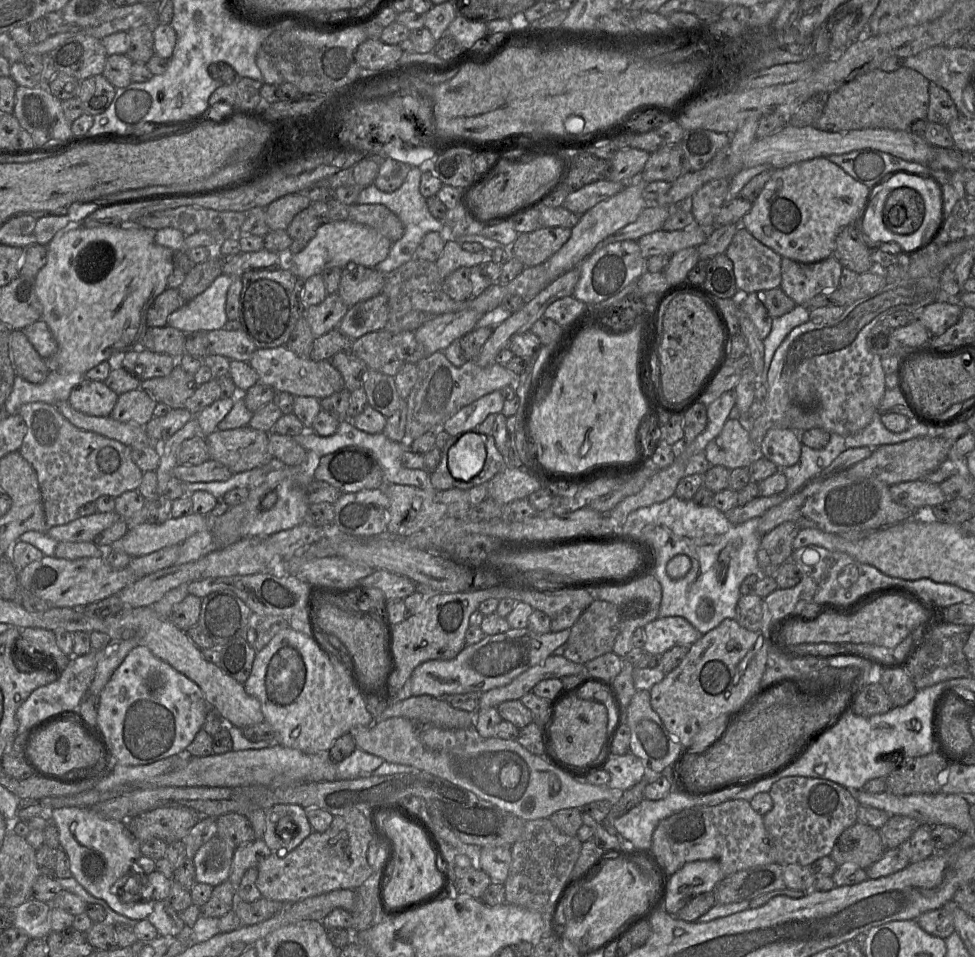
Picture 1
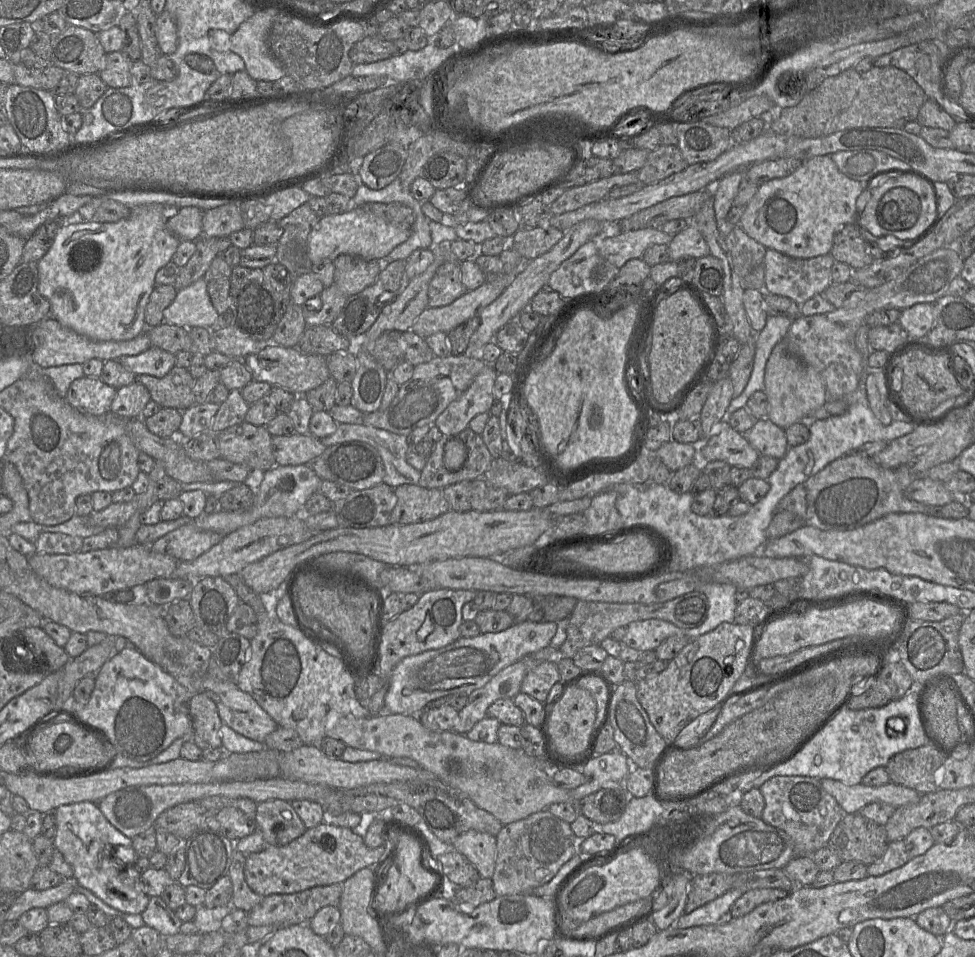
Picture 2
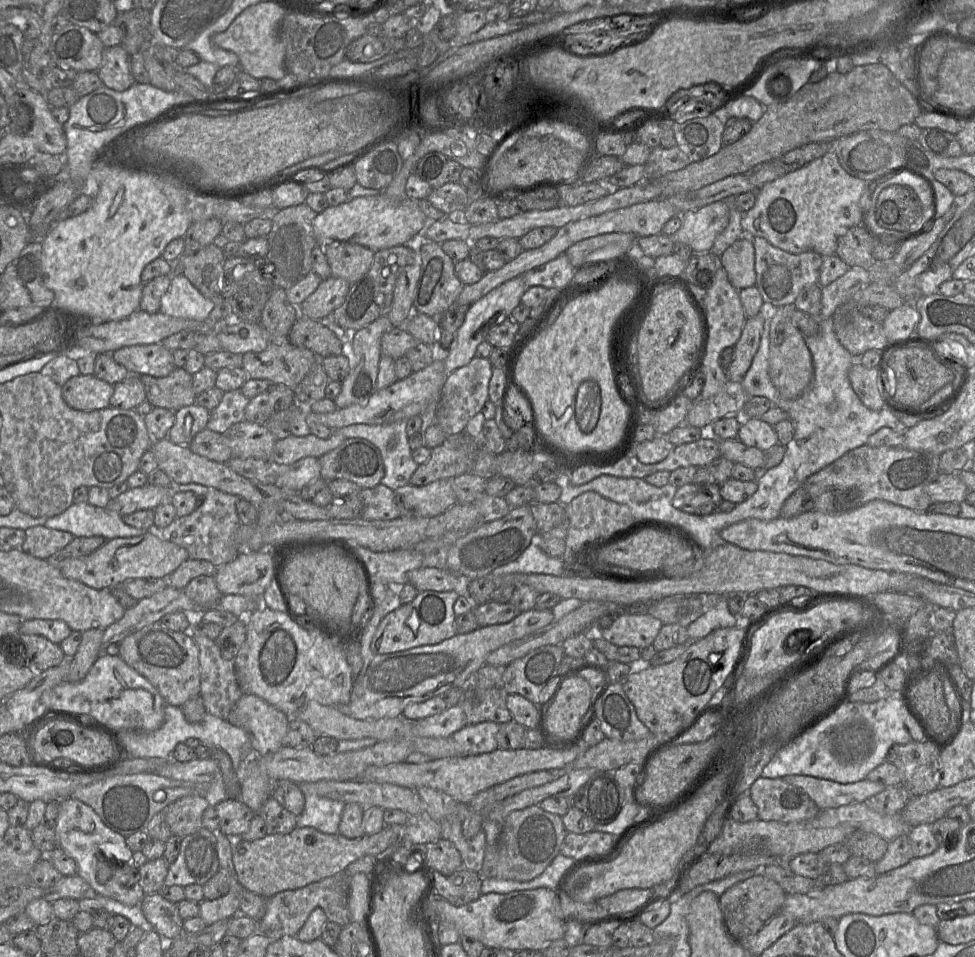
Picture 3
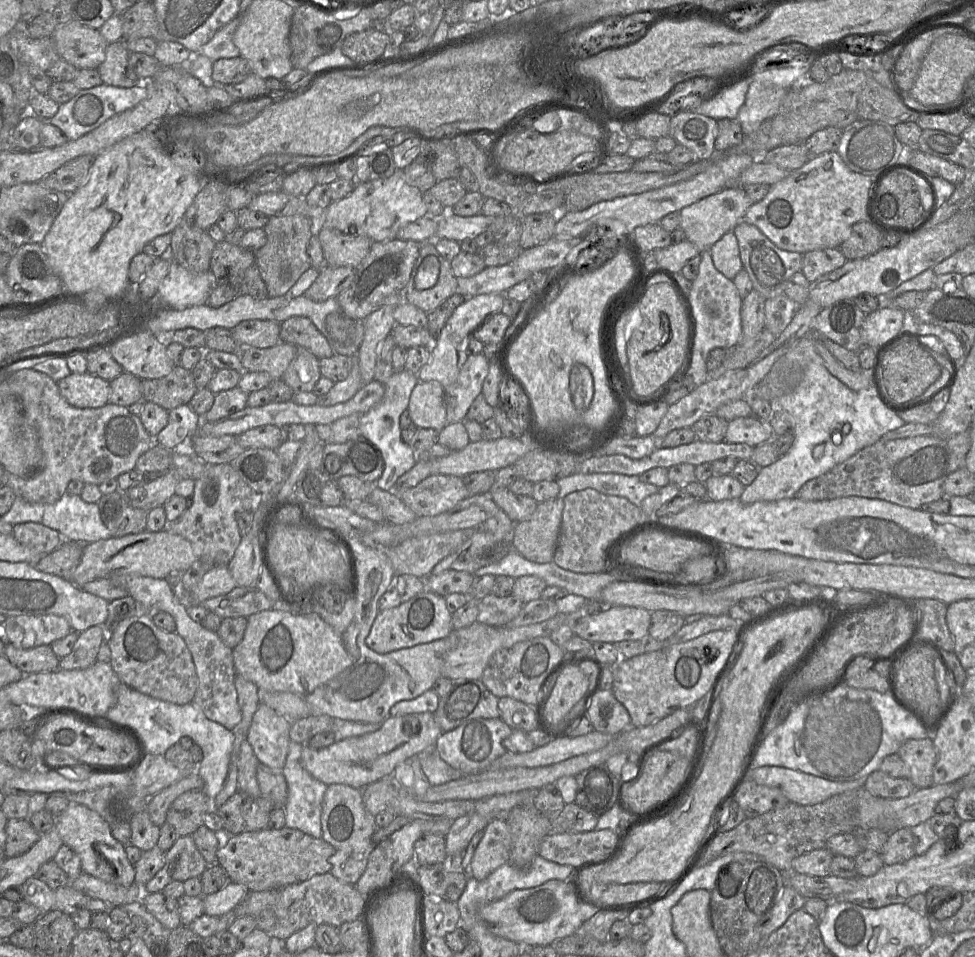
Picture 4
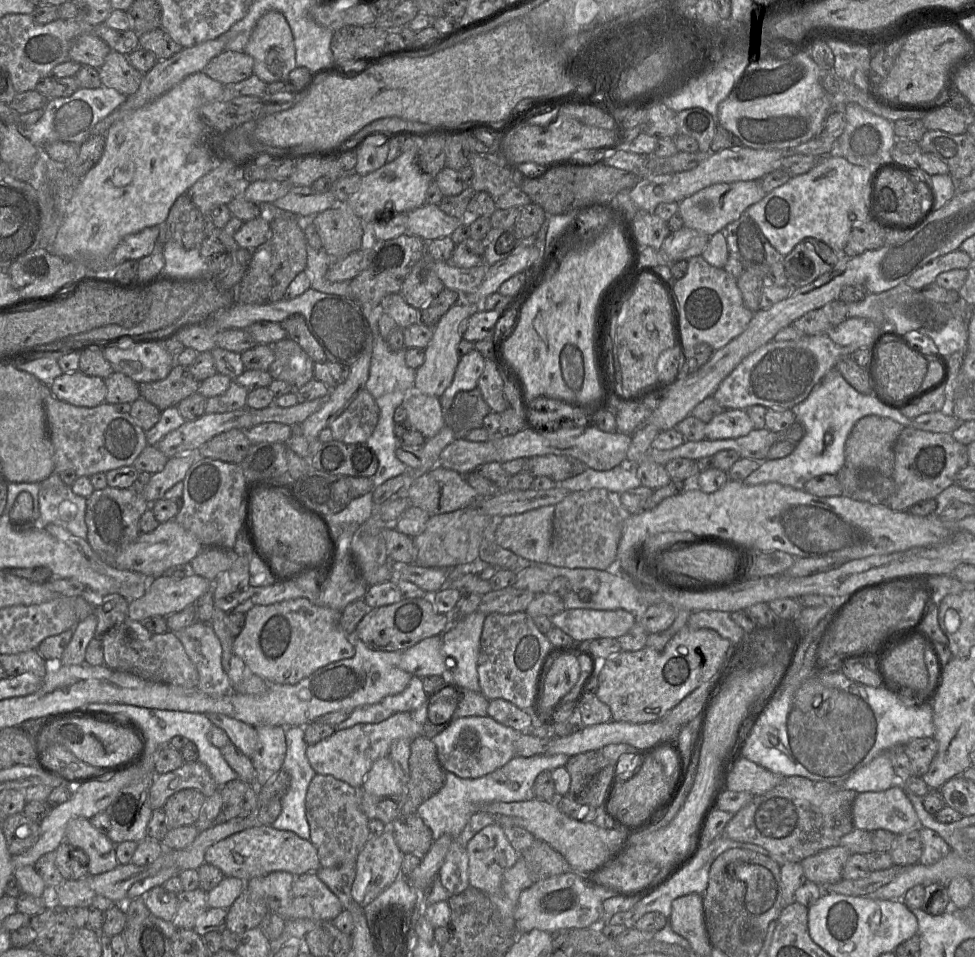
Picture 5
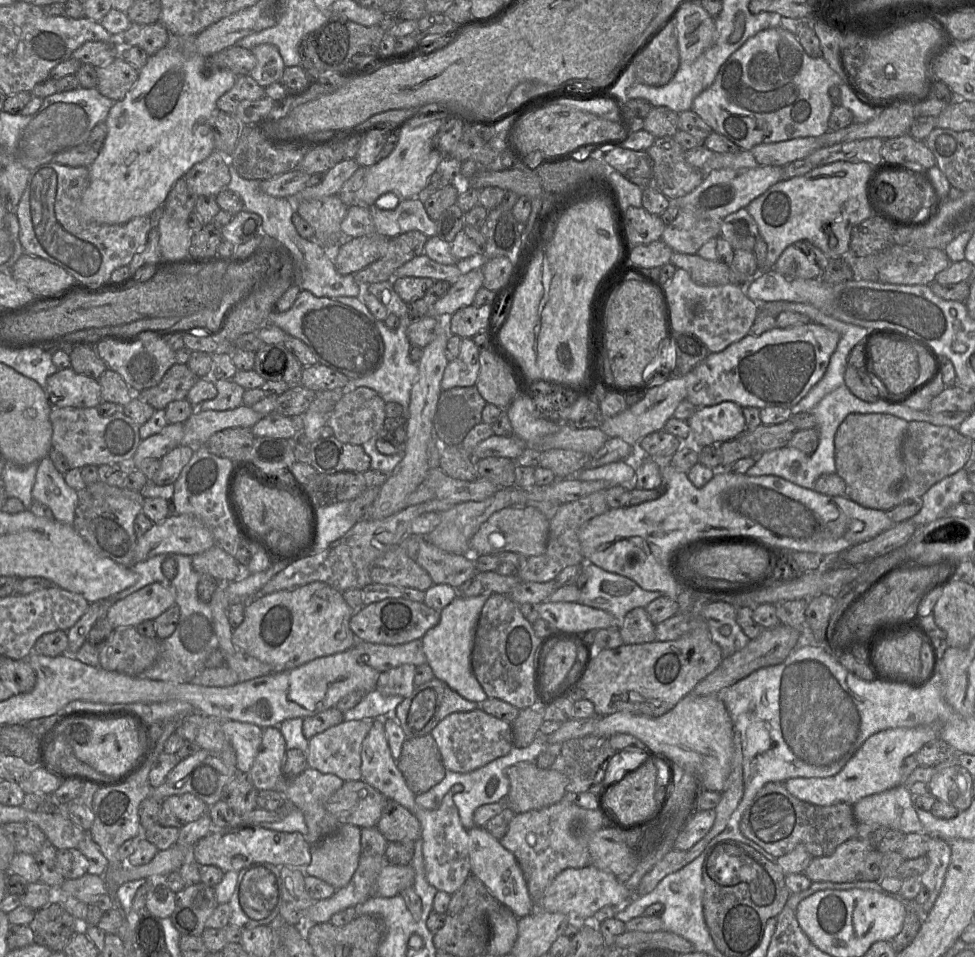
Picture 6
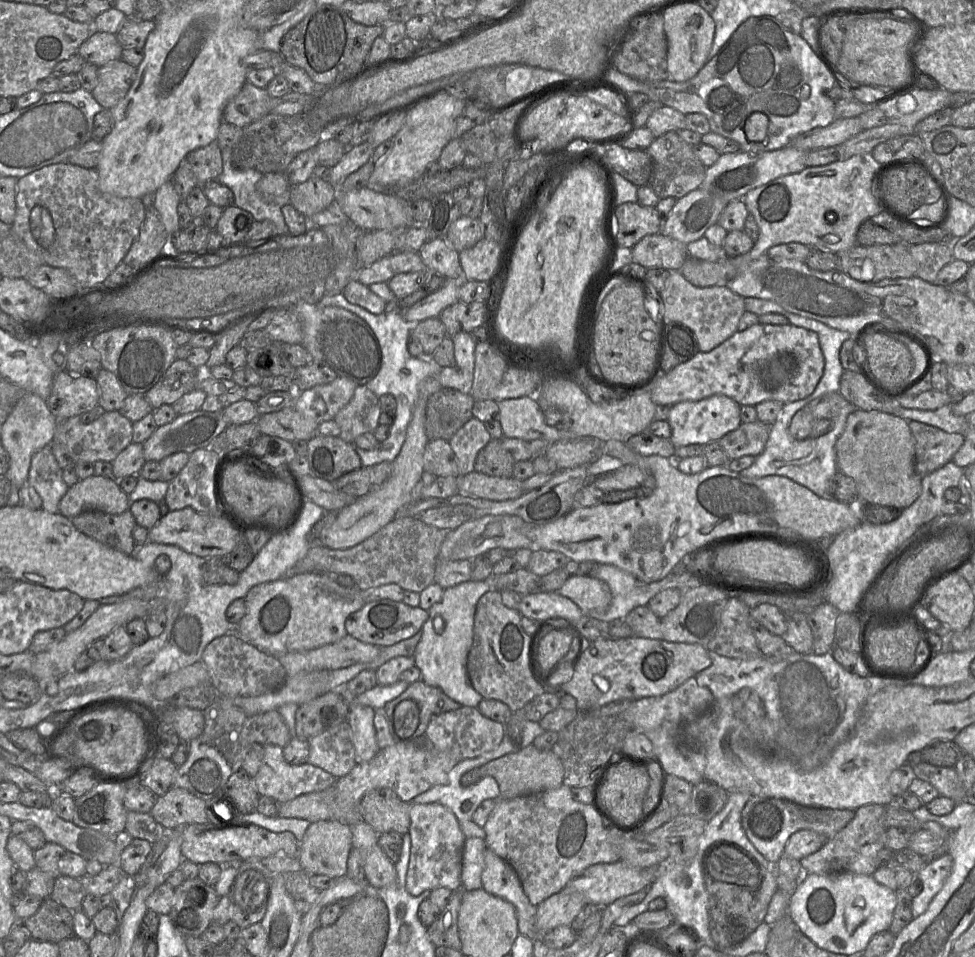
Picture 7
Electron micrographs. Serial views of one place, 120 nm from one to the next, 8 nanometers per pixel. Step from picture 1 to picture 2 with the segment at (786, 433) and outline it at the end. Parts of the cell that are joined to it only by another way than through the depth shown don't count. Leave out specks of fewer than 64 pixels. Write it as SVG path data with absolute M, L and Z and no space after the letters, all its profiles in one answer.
M767 418L755 420L753 427L744 435L760 455L780 460L789 448L785 429Z

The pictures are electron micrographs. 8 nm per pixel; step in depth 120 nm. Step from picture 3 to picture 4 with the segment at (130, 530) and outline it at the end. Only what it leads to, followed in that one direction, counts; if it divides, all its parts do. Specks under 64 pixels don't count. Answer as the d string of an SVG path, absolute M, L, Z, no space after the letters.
M68 492L55 503L44 504L44 514L41 523L56 530L63 537L64 541L88 544L112 537L111 532L101 519L98 504L85 502L79 495Z

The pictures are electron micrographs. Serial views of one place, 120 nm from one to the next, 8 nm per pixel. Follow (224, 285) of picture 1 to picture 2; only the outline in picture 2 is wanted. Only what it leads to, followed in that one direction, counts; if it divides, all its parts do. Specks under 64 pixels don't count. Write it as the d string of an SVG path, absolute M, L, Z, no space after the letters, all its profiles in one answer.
M203 278L177 291L174 301L163 311L165 323L186 329L193 327L211 329L218 315Z

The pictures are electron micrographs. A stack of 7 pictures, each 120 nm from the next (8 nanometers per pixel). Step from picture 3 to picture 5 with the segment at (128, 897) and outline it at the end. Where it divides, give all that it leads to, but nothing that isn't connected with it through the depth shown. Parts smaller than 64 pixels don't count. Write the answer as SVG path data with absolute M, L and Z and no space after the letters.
M75 818L67 824L65 841L86 854L89 876L111 871L119 864L115 855L116 845L87 818Z

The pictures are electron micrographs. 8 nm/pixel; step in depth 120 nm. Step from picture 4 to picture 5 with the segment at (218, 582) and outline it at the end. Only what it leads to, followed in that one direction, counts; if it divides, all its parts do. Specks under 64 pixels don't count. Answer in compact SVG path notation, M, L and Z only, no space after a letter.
M195 574L182 580L155 578L142 597L129 601L127 618L142 623L154 616L166 618L195 604L200 596L212 590L213 583Z

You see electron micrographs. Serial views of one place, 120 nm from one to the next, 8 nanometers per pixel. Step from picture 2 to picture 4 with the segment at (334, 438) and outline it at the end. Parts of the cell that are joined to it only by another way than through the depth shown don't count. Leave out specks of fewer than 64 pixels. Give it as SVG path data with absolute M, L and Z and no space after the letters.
M406 369L395 372L384 383L385 393L382 400L367 413L360 416L361 435L379 448L384 460L384 471L374 483L382 490L393 491L397 479L409 471L418 461L415 450L401 438L400 416L407 410L411 393L419 382L417 375Z

